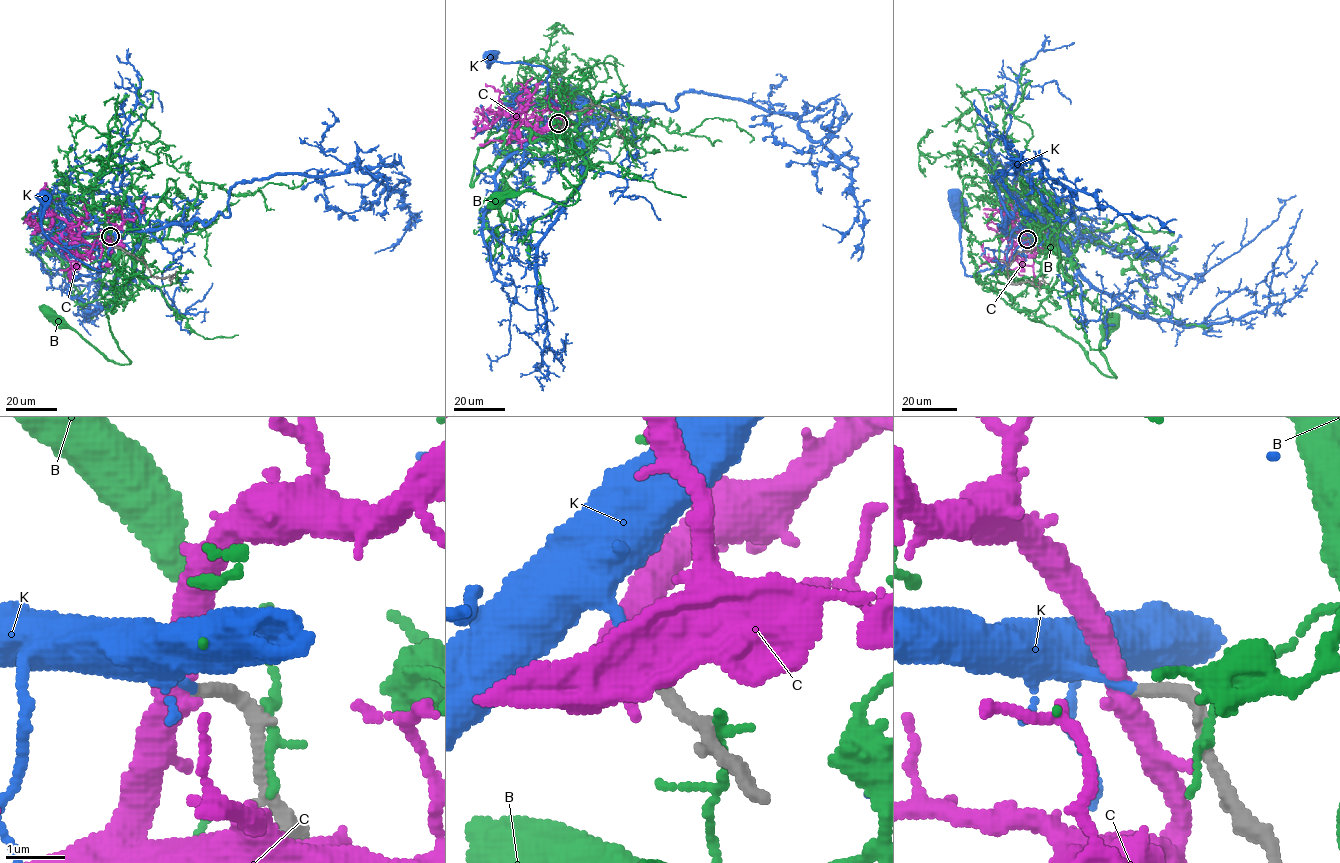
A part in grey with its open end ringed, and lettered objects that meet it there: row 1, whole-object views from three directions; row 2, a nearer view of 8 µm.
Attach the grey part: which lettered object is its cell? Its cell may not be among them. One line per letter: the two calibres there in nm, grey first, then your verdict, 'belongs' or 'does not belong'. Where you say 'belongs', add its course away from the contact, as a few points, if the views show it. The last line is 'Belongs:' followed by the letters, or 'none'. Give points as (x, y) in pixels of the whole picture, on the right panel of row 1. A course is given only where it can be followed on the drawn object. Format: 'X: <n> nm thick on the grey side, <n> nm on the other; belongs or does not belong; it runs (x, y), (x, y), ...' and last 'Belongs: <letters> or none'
B: 220 nm thick on the grey side, 190 nm on the other; does not belong
C: 220 nm thick on the grey side, 440 nm on the other; does not belong
K: 220 nm thick on the grey side, 180 nm on the other; belongs; it runs (1027, 239), (1013, 237), (1003, 265), (967, 275), (961, 264), (959, 221), (953, 209), (955, 198)
Belongs: K

